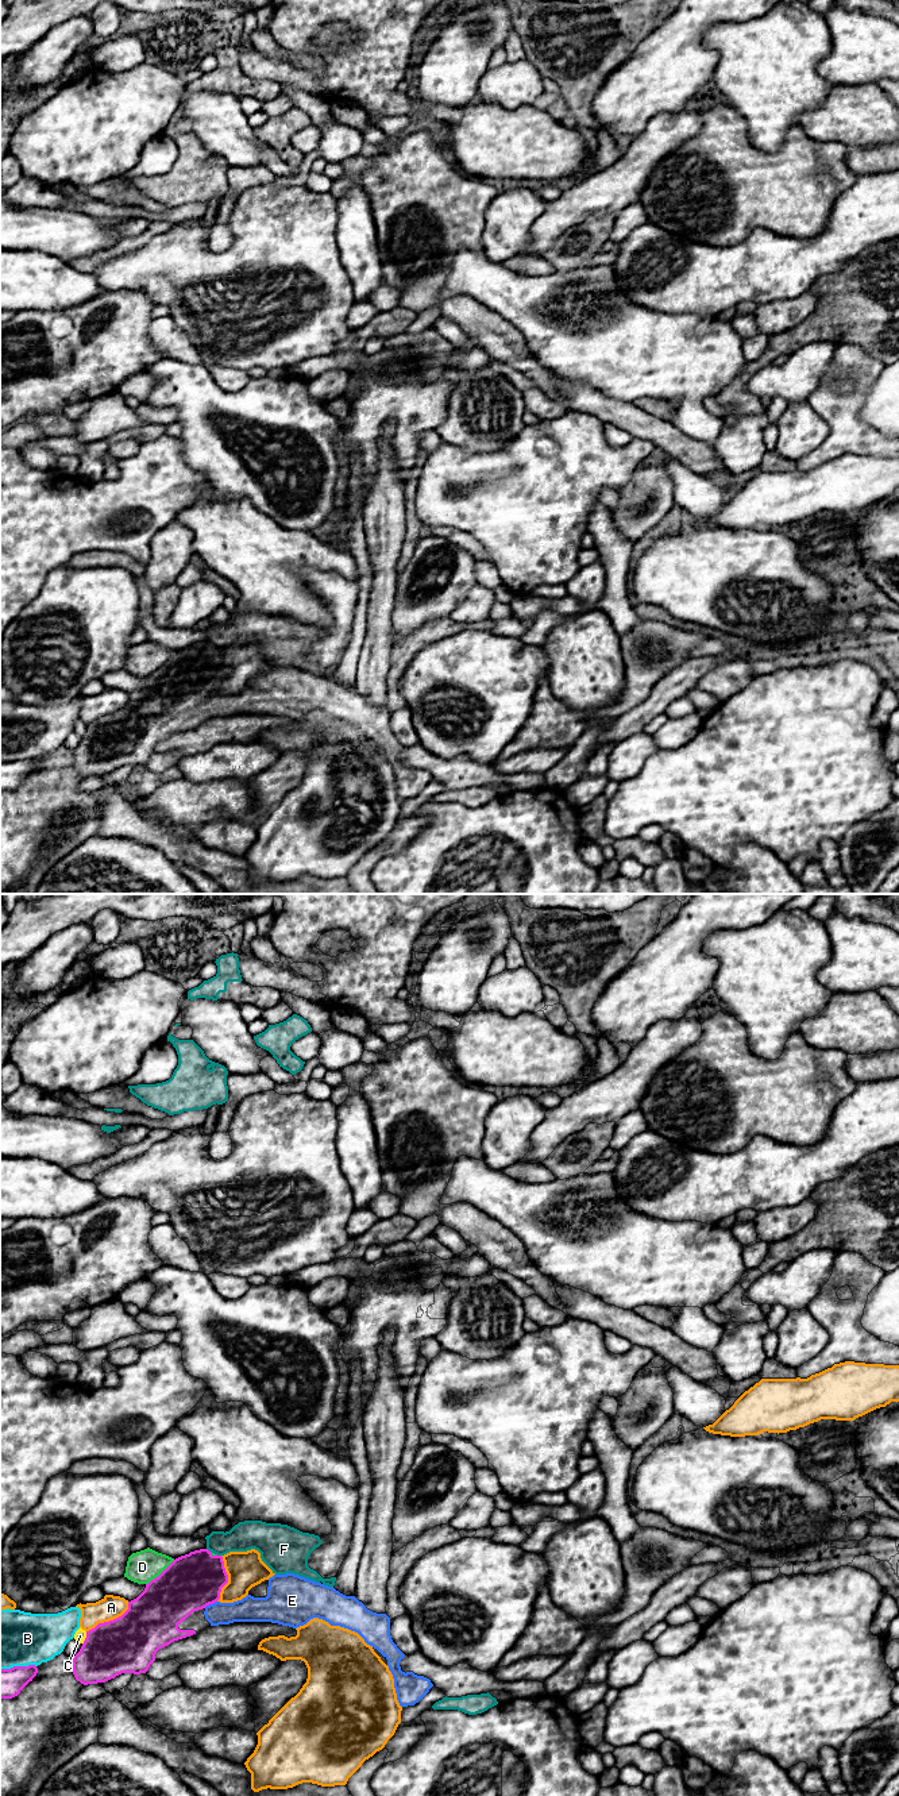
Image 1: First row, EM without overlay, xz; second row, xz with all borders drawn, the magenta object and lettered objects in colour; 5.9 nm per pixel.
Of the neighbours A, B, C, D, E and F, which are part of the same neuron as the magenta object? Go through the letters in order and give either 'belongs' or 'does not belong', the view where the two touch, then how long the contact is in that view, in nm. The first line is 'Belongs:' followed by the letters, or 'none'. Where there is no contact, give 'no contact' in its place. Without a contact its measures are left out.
Belongs: E
A: does not belong; contact in xz; length 320 nm
B: does not belong; contact in xz; length 220 nm
C: does not belong; contact in xz; length 80 nm
D: does not belong; contact in xz; length 220 nm
E: belongs; contact in xz; length 90 nm
F: does not belong; contact in xz; length 50 nm

